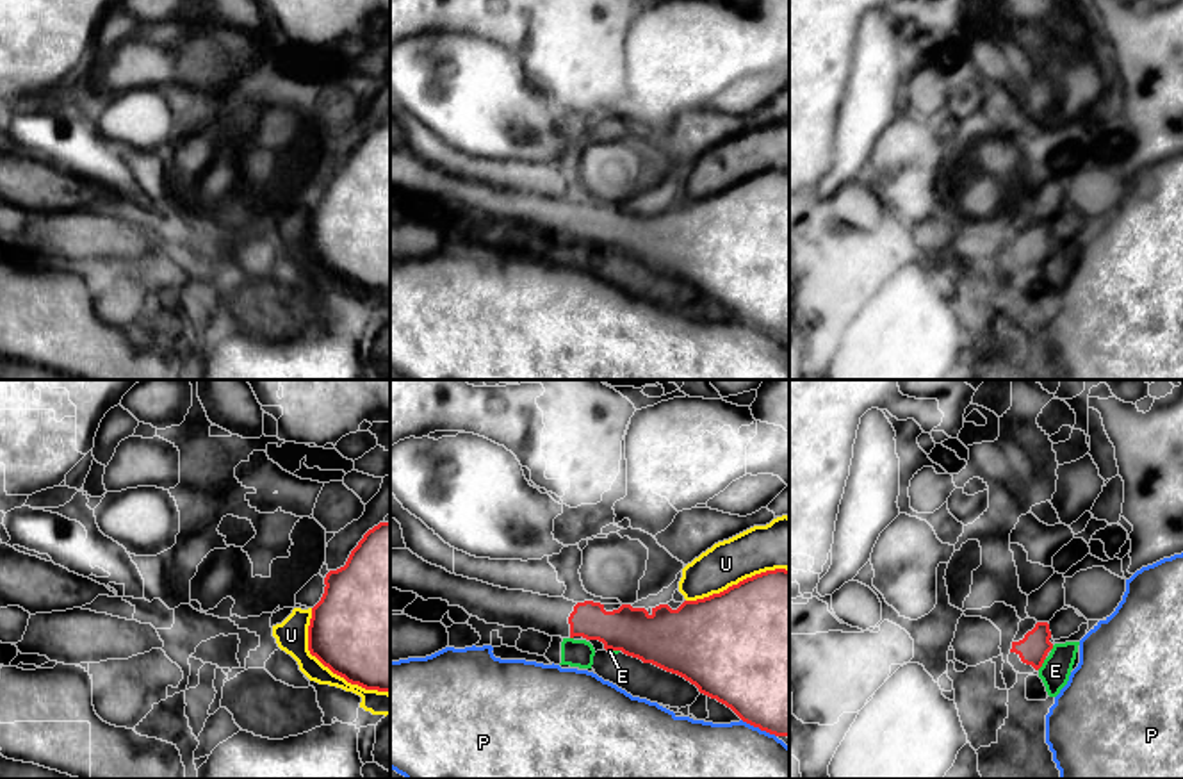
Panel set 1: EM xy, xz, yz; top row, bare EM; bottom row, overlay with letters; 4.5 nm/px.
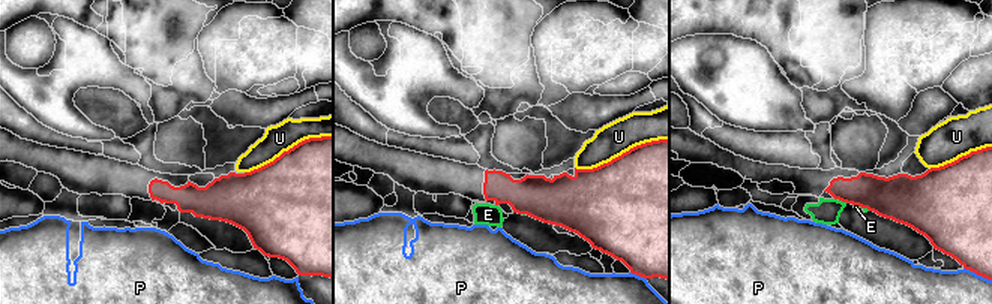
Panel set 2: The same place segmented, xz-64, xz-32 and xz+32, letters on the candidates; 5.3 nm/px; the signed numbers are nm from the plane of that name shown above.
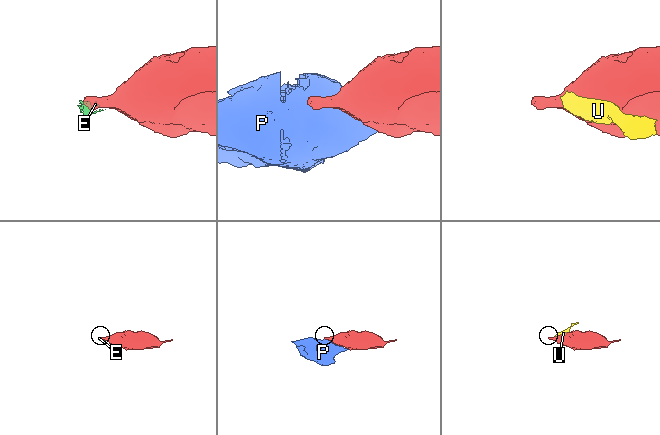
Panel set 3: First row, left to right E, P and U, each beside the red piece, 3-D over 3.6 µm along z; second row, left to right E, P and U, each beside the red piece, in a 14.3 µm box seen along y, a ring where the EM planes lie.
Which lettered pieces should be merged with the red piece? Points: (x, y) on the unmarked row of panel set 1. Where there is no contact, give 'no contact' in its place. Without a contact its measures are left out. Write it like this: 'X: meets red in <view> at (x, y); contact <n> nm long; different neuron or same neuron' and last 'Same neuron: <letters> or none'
E: meets red in yz at (1043, 262); contact 70 nm long; different neuron
P: meets red in xz at (759, 328); contact 180 nm long; different neuron
U: meets red in xy at (328, 268); contact 550 nm long; different neuron
Same neuron: none

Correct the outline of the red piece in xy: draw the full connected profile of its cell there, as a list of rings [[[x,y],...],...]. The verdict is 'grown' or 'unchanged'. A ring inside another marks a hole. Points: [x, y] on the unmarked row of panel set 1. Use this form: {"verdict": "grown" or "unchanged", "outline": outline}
{"verdict": "unchanged", "outline": [[[390,123],[369,130],[351,152],[344,168],[324,178],[324,194],[312,209],[308,251],[333,275],[365,291],[390,294]]]}

